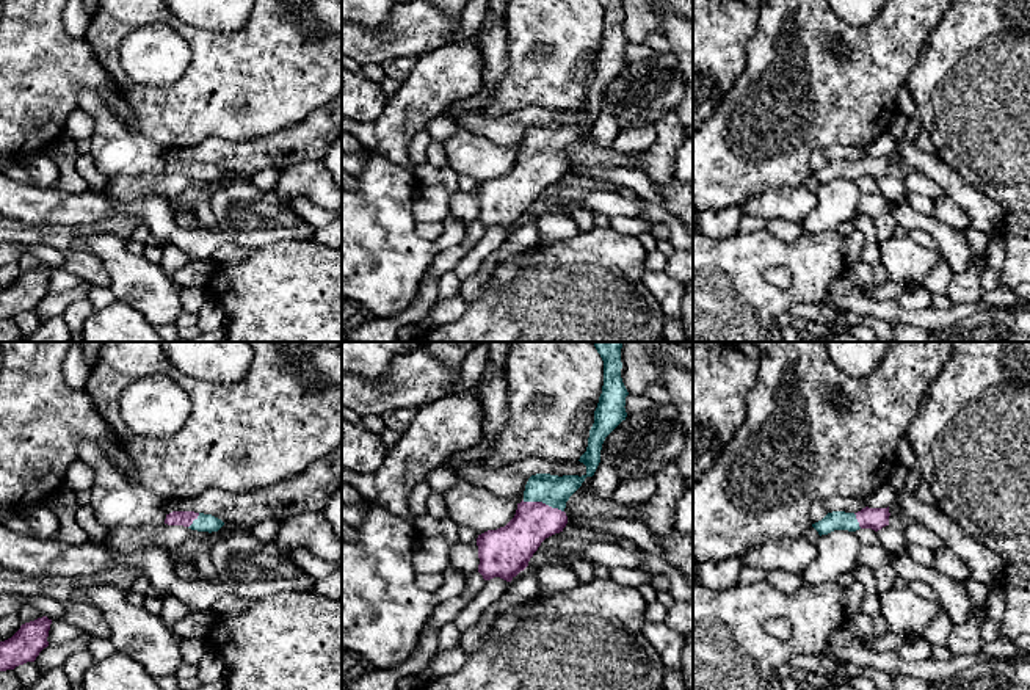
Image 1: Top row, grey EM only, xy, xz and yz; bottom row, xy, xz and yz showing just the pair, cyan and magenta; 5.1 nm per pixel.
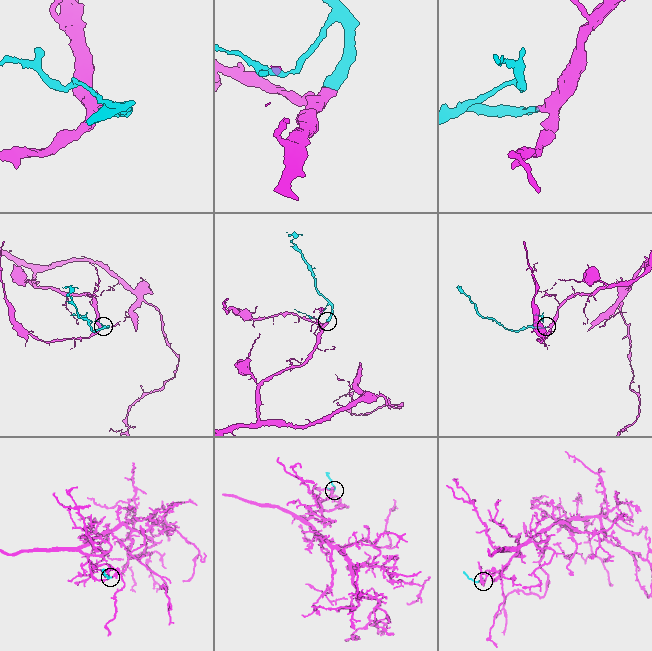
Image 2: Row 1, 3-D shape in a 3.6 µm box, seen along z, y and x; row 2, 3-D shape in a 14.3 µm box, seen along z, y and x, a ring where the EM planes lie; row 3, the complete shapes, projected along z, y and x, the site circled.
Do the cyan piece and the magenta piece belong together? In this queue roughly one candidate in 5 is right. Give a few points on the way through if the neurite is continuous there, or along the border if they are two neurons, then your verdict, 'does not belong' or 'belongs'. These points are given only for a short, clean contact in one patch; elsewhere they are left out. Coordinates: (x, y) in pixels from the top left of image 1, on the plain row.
across xz (551, 138), (543, 151), (541, 162), (516, 192) | belongs

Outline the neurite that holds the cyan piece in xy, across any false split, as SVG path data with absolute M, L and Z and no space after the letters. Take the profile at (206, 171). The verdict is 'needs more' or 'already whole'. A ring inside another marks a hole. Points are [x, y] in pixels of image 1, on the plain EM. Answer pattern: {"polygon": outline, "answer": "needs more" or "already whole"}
{"polygon": "M172 160L166 163L165 172L183 174L198 180L218 180L224 171L212 163L194 162L194 160Z", "answer": "needs more"}

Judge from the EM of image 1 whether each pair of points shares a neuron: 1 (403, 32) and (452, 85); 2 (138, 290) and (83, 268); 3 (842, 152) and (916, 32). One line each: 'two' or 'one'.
1: two
2: two
3: two

